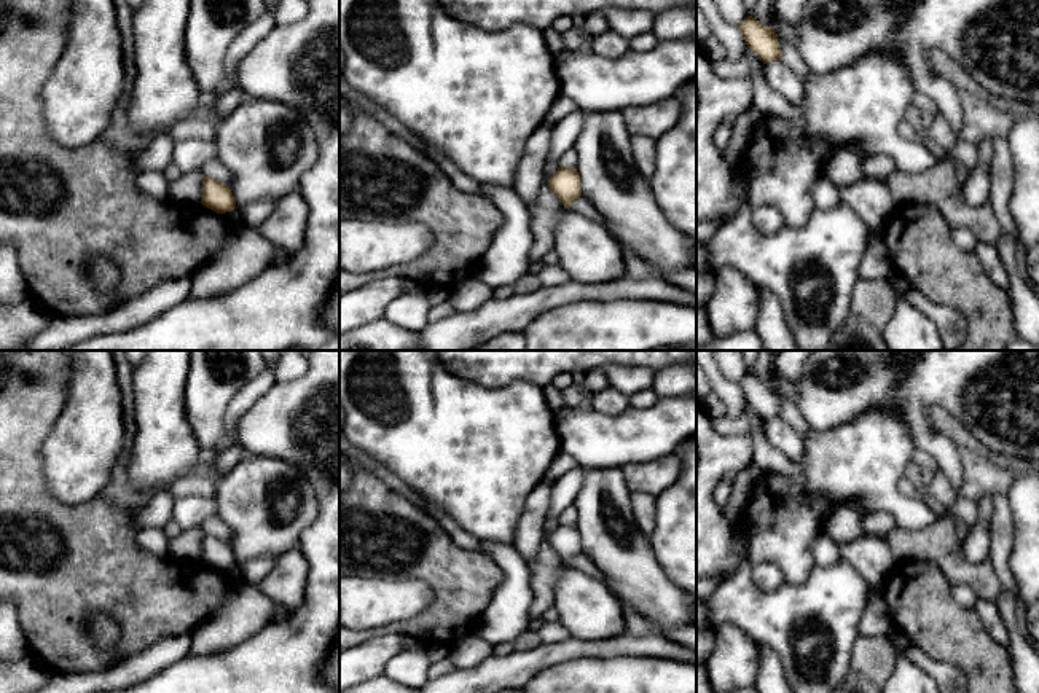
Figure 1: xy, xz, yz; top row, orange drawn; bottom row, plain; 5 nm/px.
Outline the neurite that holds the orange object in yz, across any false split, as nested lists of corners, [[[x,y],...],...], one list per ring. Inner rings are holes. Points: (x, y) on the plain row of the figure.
[[[747,373],[738,386],[746,397],[746,401],[760,414],[763,421],[782,417],[778,392],[771,384],[765,384],[755,374]]]

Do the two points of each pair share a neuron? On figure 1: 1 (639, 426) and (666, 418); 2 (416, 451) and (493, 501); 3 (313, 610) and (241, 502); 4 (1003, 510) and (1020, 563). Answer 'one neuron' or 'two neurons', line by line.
1: one neuron
2: one neuron
3: two neurons
4: two neurons

